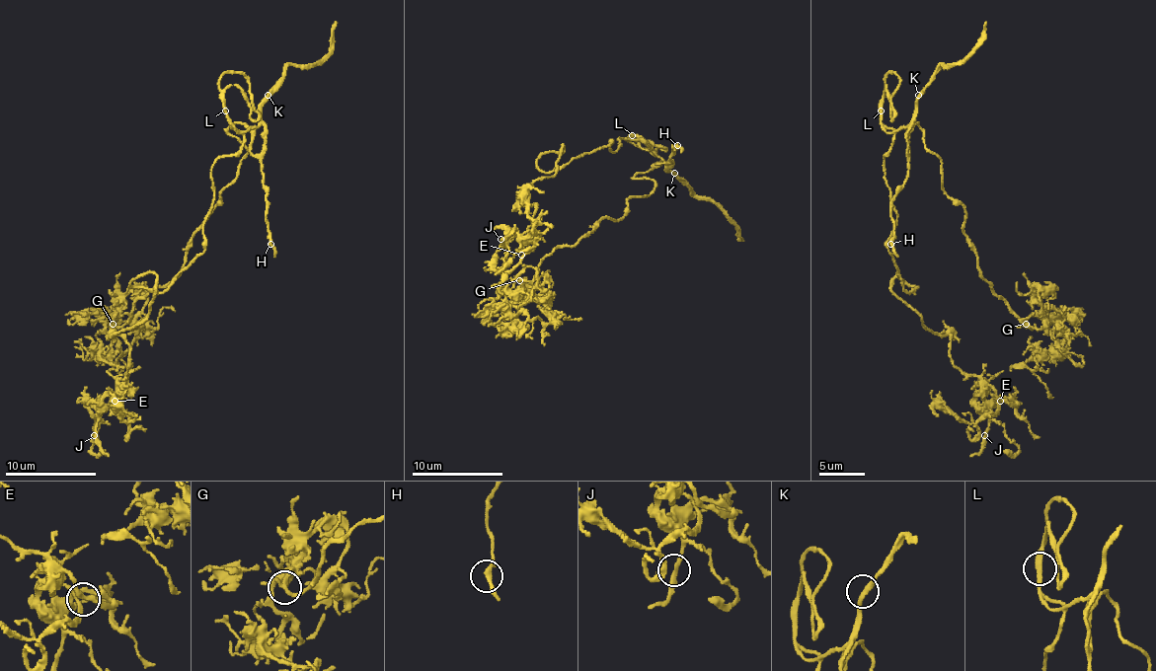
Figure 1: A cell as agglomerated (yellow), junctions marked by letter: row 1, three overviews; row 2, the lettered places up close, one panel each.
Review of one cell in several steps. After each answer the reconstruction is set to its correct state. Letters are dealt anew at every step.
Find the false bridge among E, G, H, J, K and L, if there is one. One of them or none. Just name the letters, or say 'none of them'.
none of them

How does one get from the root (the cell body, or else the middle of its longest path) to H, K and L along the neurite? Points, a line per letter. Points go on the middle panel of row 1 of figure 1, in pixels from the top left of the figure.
H: (631, 138), (640, 138), (660, 159), (658, 164), (667, 164), (672, 145), (677, 145)
K: (631, 138), (640, 138), (665, 161), (667, 170), (674, 173)
L: (631, 138), (640, 138), (650, 147), (638, 136), (631, 136)

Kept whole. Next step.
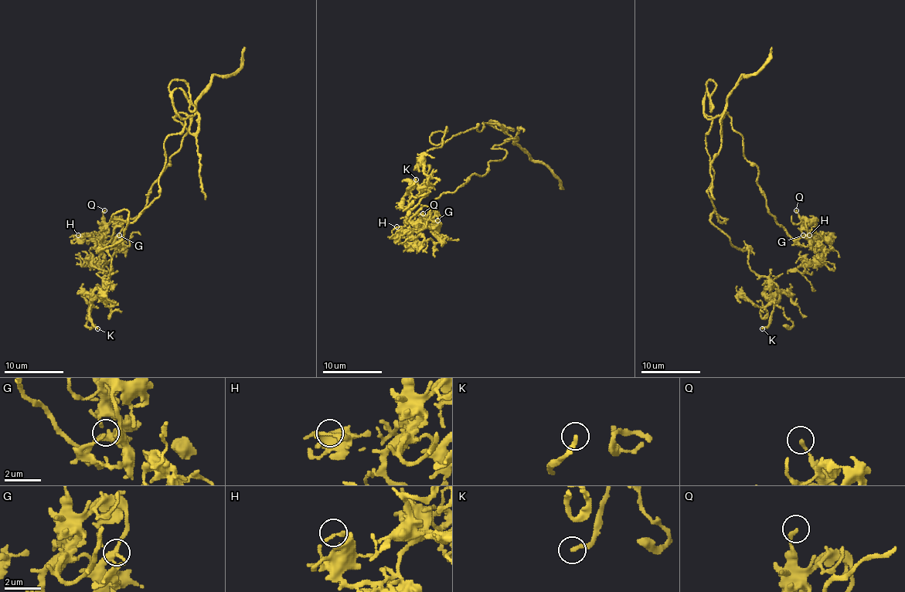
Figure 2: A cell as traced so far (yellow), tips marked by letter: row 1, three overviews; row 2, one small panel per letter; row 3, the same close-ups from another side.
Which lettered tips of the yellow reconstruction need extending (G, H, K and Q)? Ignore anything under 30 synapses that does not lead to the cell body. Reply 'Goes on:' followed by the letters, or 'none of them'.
Goes on: K

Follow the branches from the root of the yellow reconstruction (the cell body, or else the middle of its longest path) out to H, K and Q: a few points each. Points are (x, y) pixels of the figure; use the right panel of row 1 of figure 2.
H: (705, 134), (728, 112), (766, 209), (797, 244), (812, 233), (825, 241), (809, 235)
K: (705, 134), (709, 195), (728, 219), (714, 210), (710, 220), (769, 284), (762, 328)
Q: (705, 134), (728, 112), (743, 136), (743, 154), (757, 167), (766, 209), (797, 244), (808, 232), (796, 210)

